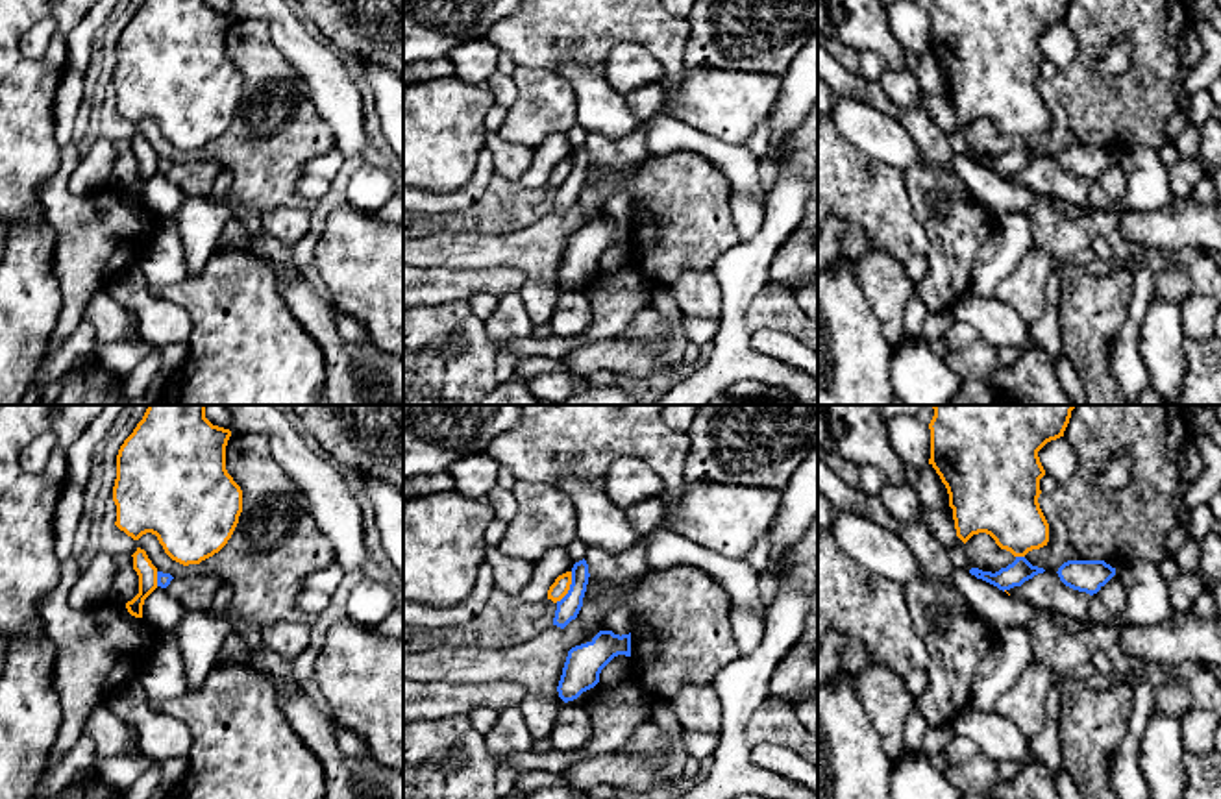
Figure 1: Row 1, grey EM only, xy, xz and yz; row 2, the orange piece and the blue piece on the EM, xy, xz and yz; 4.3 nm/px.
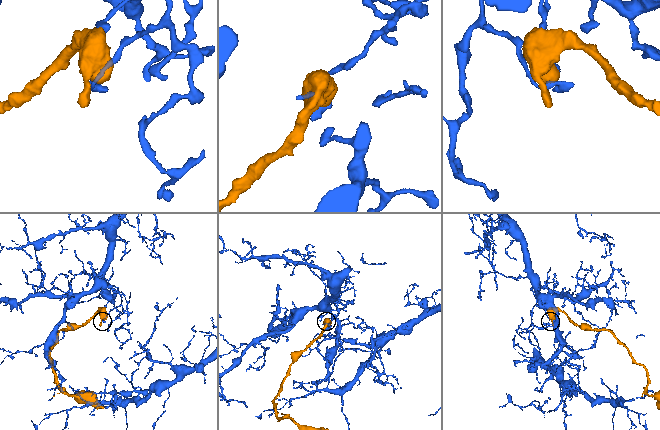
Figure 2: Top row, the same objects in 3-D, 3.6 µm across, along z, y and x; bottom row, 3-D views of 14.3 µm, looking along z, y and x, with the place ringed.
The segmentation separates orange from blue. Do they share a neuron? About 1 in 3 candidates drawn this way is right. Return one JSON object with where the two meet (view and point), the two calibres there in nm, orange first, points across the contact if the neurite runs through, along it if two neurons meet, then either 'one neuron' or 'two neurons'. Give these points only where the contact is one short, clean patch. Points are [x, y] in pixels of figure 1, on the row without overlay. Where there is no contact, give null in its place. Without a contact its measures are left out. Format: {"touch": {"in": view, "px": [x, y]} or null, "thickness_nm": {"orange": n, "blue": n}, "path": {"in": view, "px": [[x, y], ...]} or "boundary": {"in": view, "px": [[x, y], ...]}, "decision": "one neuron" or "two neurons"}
{"touch": {"in": "xz", "px": [568, 174]}, "thickness_nm": {"orange": 80, "blue": 100}, "boundary": {"in": "xz", "px": [[572, 158], [568, 176], [555, 187]]}, "decision": "two neurons"}

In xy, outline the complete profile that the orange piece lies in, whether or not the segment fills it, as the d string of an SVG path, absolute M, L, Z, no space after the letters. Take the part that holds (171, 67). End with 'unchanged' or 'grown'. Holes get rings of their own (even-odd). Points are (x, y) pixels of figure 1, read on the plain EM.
M144 0L117 41L113 87L115 111L133 126L152 118L165 139L183 150L200 150L218 139L231 124L242 98L242 76L226 55L229 15L213 11L205 0Z | unchanged

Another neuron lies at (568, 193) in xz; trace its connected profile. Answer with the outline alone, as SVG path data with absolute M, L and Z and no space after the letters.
M583 144L583 146L575 148L572 154L570 176L561 187L557 187L553 211L564 215L572 205L577 203L577 200L583 192L583 183L586 178L588 163L590 163L590 159L588 159L586 146Z

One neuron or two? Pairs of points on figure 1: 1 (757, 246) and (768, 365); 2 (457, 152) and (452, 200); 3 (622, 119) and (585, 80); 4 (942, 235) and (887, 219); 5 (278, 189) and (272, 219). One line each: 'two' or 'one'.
1: one
2: two
3: one
4: two
5: two

